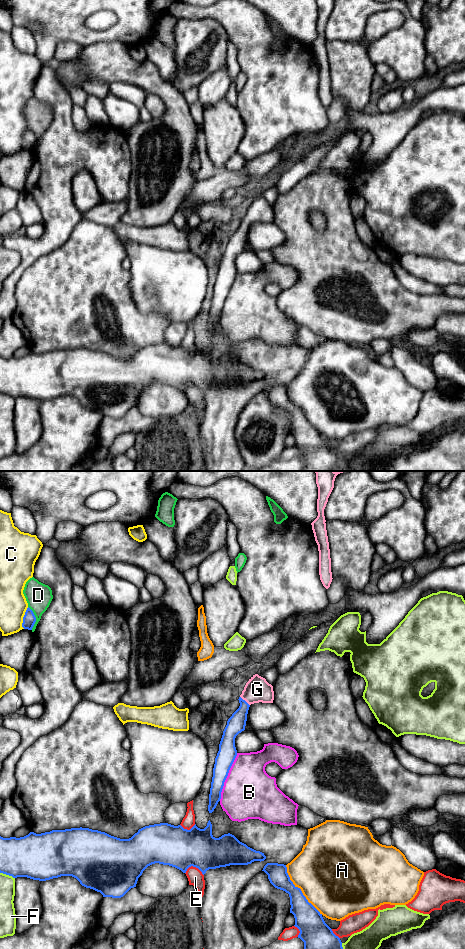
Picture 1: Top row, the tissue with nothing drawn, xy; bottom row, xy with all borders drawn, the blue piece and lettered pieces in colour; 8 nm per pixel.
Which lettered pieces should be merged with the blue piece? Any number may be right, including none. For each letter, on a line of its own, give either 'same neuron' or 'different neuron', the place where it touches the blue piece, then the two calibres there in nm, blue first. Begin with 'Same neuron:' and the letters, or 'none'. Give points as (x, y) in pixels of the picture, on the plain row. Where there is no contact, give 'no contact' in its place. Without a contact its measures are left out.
Same neuron: G
A: different neuron | xy (300, 410) | 220/480 nm
B: different neuron | xy (226, 297) | 150/420 nm
C: different neuron | xy (23, 138) | 110/220 nm
D: different neuron | xy (35, 138) | 110/200 nm
E: different neuron | xy (195, 386) | 320/130 nm
F: different neuron | xy (7, 394) | 340/130 nm
G: same neuron | xy (245, 221) | 150/200 nm

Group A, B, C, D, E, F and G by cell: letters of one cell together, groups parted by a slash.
A / B D / C / E / F / G

